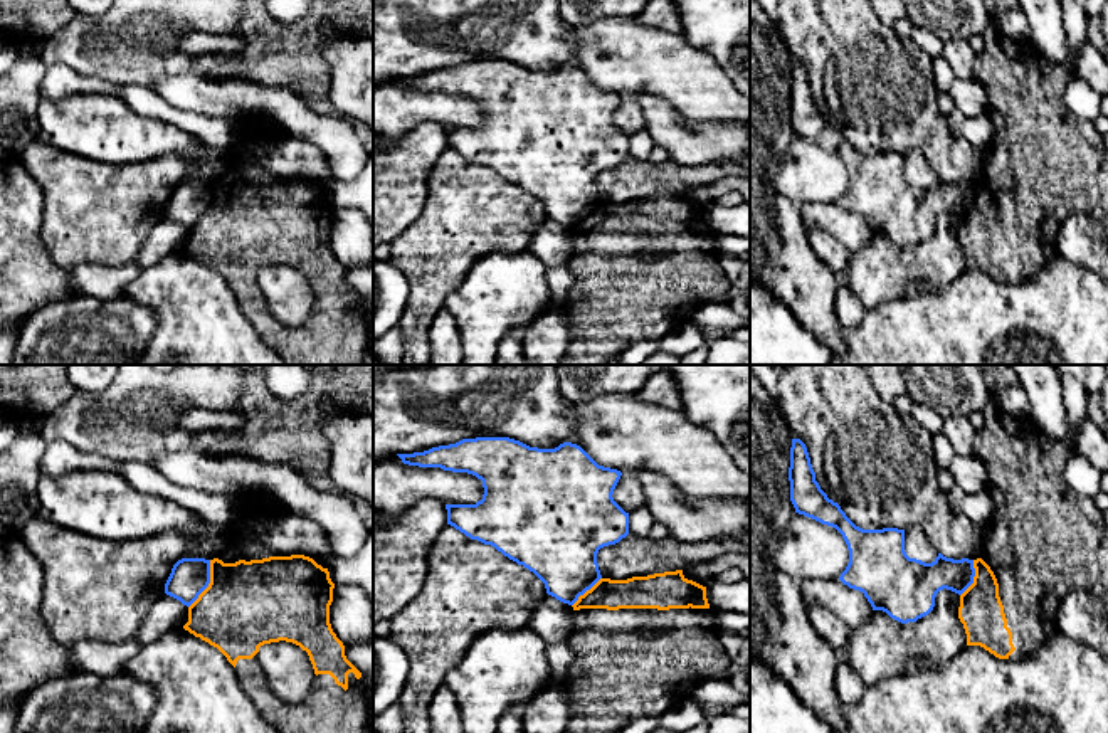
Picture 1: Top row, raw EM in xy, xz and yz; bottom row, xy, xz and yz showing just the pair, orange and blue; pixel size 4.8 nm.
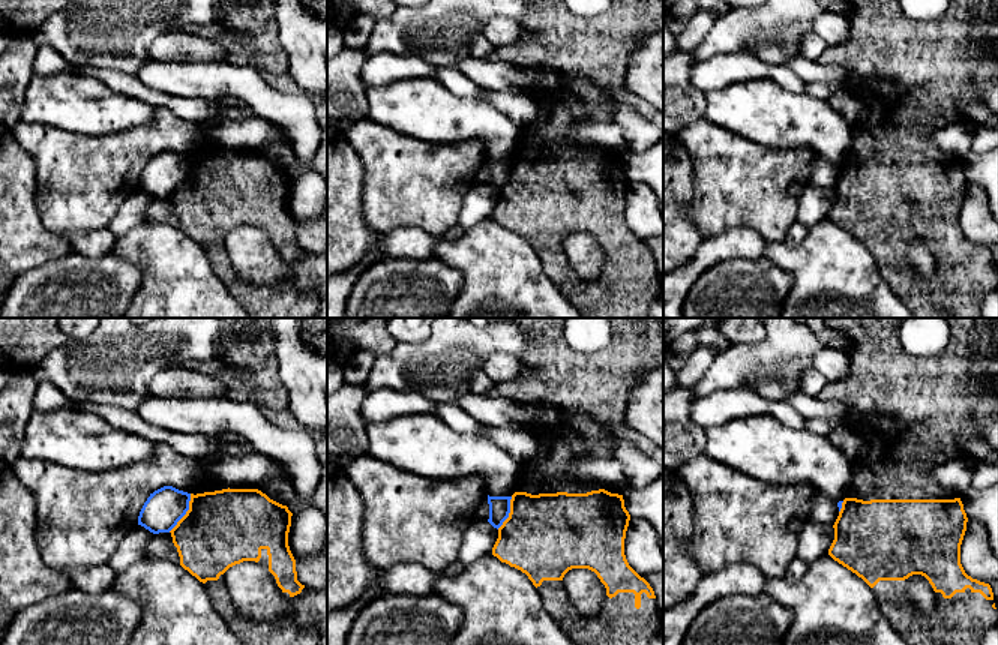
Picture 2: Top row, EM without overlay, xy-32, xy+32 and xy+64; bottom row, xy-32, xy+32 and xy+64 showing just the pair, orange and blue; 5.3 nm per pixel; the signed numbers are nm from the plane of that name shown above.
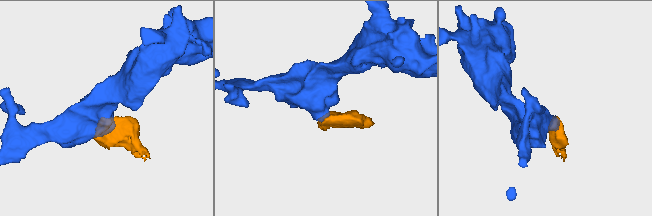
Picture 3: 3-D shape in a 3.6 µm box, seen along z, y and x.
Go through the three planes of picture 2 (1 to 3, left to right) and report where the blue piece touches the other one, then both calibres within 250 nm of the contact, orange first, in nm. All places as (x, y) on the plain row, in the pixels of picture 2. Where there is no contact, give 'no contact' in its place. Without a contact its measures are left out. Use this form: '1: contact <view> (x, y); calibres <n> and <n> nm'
1: contact xy-32 (186, 177); calibres 420 and 200 nm
2: contact xy+32 (509, 177); calibres 440 and 110 nm
3: contact xy+64 (842, 171); calibres 420 and 30 nm

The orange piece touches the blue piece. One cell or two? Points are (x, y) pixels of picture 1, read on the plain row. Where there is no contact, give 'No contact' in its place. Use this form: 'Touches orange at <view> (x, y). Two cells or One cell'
Touches orange at xy (209, 207). Two cells

